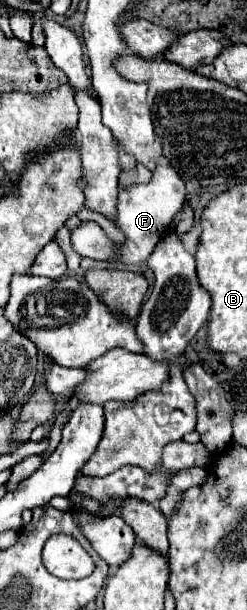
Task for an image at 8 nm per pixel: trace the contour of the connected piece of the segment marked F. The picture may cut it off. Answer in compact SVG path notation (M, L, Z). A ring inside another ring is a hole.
M157 164L157 168L153 170L153 178L149 182L131 184L127 188L119 186L117 210L115 210L115 218L111 222L125 234L125 242L115 242L113 238L109 238L109 234L97 222L83 220L71 232L71 244L83 258L107 260L107 262L113 262L119 266L143 264L153 254L155 244L173 230L175 214L181 212L185 202L187 202L185 182L179 178L179 174L171 166Z

